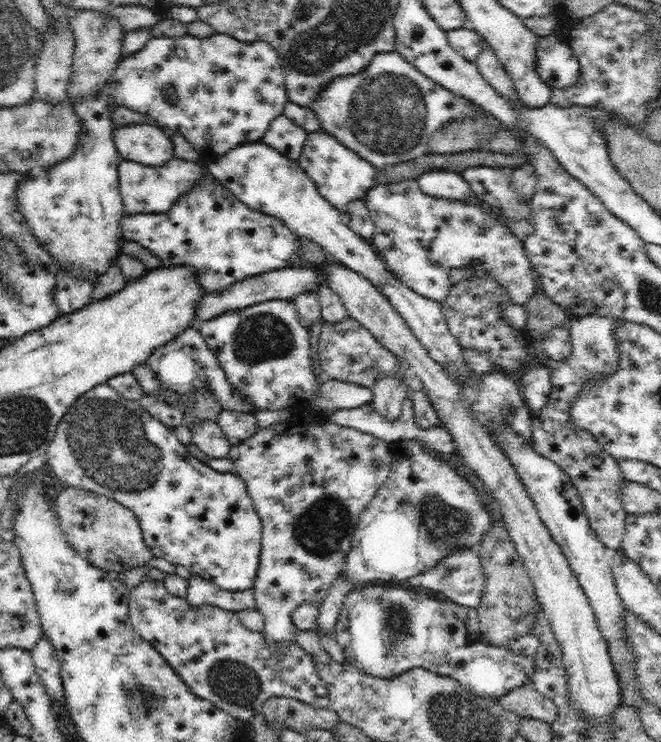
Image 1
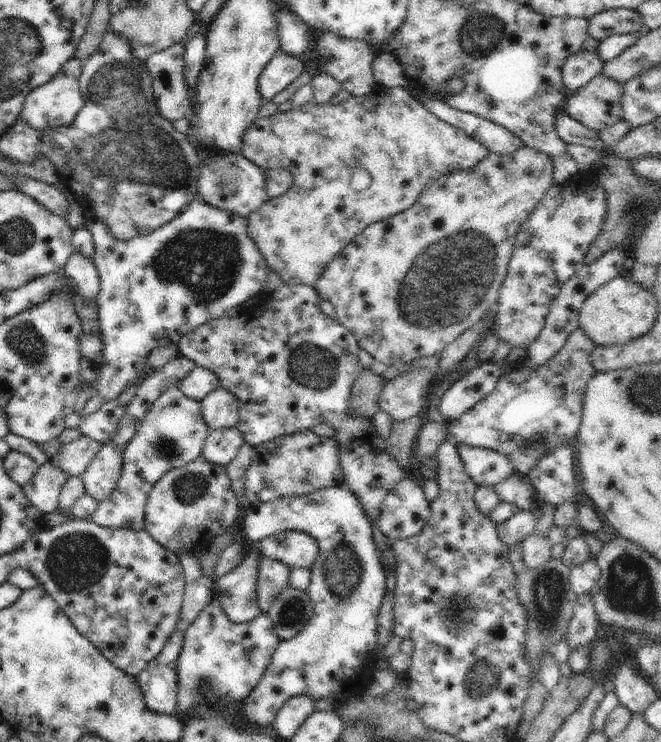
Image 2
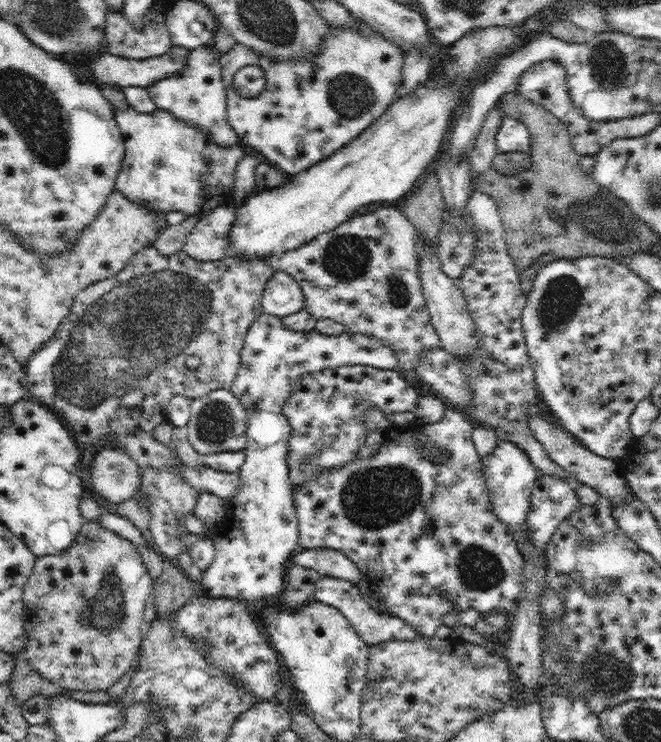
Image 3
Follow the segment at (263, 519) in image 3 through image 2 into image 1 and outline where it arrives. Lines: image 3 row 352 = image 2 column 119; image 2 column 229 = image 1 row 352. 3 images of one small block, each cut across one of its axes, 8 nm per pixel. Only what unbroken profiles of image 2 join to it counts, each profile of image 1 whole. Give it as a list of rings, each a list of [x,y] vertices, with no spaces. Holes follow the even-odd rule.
[[[272,299],[242,309],[227,310],[218,316],[199,322],[196,326],[207,342],[208,348],[220,362],[227,380],[258,410],[278,411],[293,407],[298,401],[311,400],[322,383],[324,375],[317,378],[310,357],[310,333],[302,325],[294,301]]]

